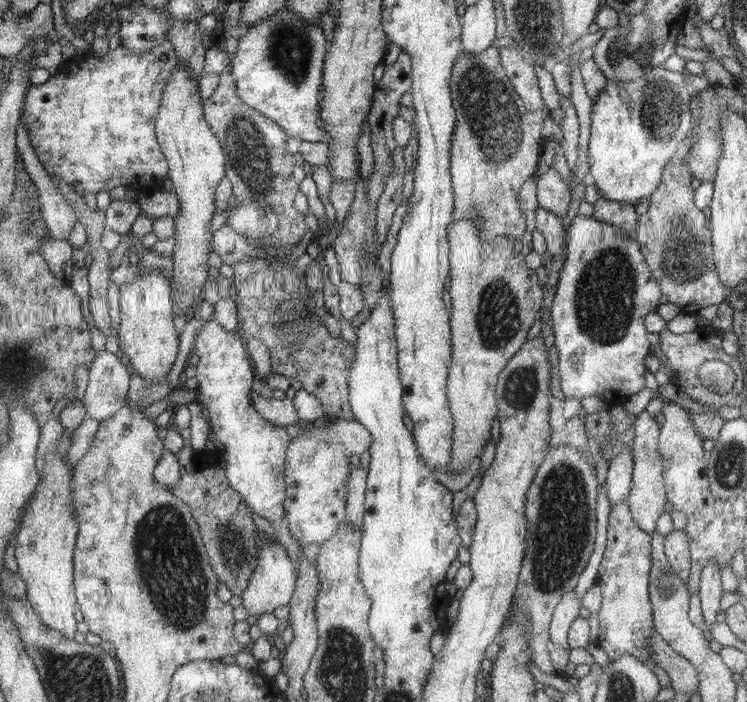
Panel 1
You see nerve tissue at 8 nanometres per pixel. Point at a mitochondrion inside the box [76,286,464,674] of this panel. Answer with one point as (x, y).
(170, 560)

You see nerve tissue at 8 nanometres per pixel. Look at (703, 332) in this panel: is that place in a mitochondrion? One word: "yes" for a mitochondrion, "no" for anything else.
no

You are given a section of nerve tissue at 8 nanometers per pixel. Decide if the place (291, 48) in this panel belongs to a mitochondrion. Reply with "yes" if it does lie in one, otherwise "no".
yes

